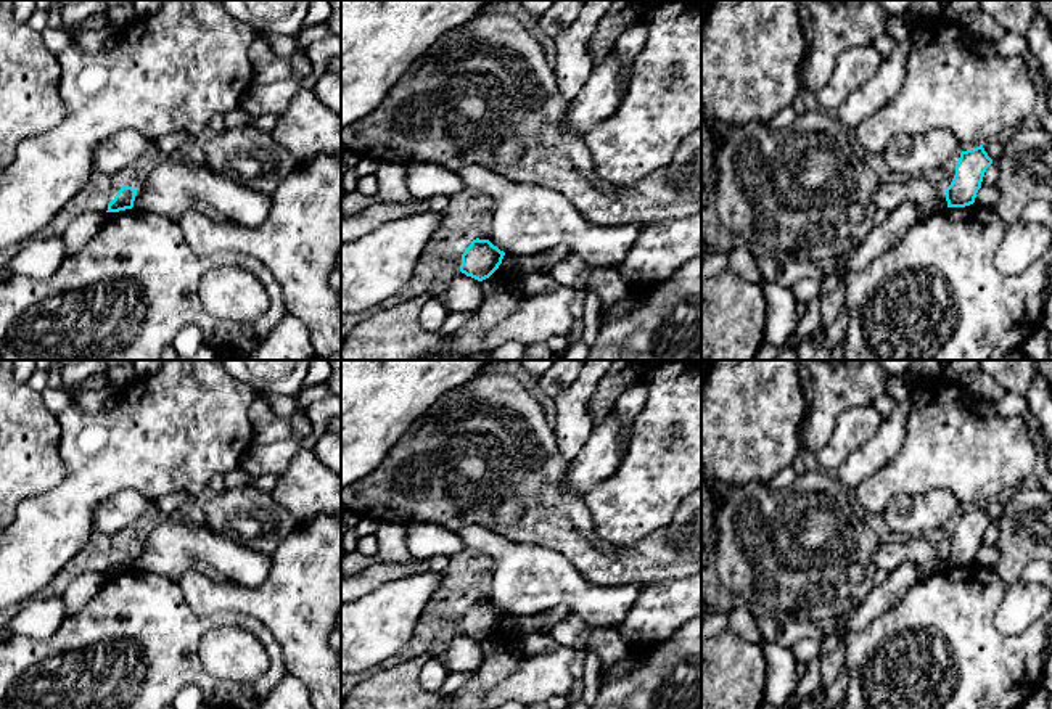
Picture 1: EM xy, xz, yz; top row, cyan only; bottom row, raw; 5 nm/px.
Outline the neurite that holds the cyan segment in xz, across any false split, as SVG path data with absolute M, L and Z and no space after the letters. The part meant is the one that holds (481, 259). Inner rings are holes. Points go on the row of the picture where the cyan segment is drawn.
M473 240L462 254L460 272L478 281L489 278L502 264L505 252L489 240Z

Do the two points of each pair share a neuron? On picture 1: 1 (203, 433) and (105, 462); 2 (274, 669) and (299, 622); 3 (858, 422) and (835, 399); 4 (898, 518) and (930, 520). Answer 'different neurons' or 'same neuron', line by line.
1: same neuron
2: different neurons
3: different neurons
4: same neuron

